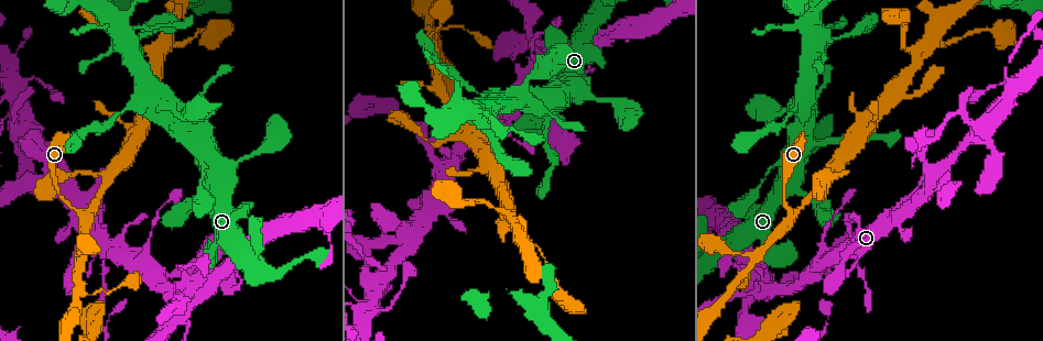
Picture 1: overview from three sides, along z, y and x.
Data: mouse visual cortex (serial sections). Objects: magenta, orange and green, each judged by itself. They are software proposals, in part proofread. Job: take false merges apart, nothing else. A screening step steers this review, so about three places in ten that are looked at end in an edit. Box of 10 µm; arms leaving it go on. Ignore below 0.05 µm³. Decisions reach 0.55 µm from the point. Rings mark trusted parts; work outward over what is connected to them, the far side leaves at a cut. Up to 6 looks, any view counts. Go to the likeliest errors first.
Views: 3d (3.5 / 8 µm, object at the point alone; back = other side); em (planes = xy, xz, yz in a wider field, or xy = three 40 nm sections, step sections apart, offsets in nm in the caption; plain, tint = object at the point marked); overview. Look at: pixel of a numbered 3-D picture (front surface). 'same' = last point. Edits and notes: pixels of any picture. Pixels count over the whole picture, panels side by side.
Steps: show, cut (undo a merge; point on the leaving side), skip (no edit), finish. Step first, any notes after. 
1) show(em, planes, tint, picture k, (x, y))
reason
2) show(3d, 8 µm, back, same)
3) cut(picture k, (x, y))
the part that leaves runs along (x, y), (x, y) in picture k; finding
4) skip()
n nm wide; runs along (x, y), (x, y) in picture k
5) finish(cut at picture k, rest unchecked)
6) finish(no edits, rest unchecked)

show(3d, 3.5 µm, picture 1, (962, 115))
sudden change in width

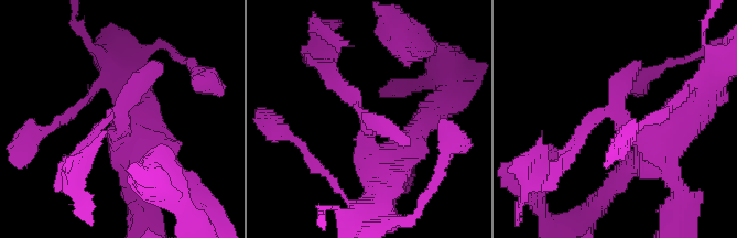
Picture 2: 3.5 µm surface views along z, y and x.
show(em, xy, step 1, tint, picture 2, (610, 116))

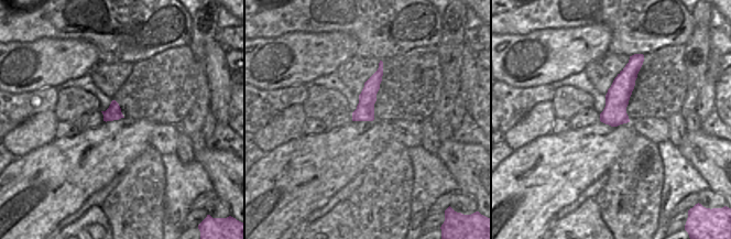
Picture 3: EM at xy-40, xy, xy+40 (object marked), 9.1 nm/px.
cut(picture 2, (586, 130))
the part that leaves runs along (624, 121), (589, 118), (559, 169) in picture 2; two cells meet here

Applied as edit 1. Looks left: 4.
show(3d, 3.5 µm, picture 1, (820, 248))
calibre changes

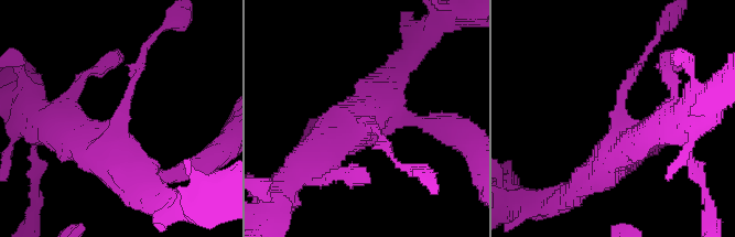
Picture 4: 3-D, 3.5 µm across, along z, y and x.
show(em, xy, step 3, tint, picture 4, (122, 121))

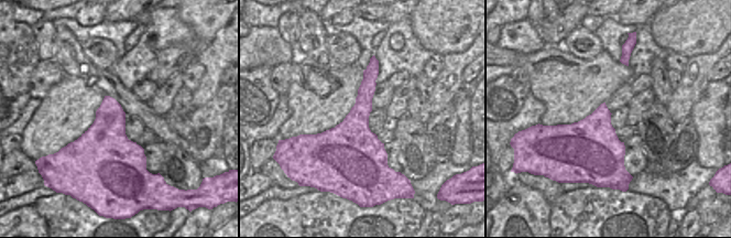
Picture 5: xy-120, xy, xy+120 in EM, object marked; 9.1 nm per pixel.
skip()
one cell here

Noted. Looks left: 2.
show(3d, 3.5 µm, picture 1, (137, 107))
sudden change in width

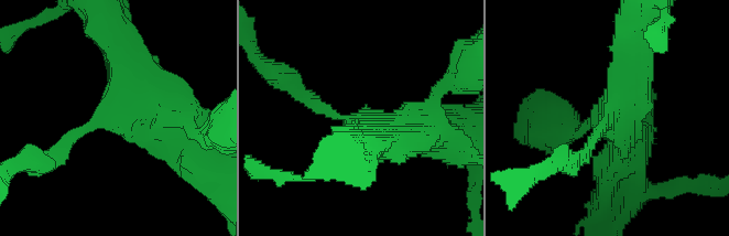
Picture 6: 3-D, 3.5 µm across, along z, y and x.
show(em, xy, step 3, tint, picture 6, (610, 123))
arms of 150, 600 nm

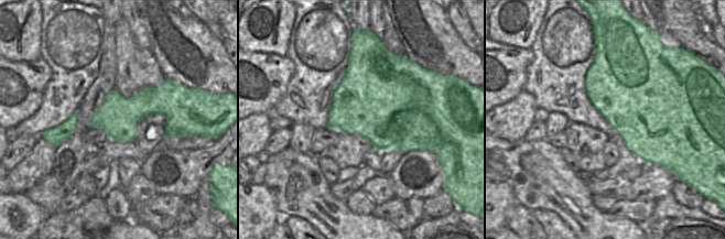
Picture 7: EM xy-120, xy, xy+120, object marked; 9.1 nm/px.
cut(picture 6, (65, 142))
the part that leaves runs along (95, 125), (47, 162), (20, 162) in picture 6; a second cell is stuck on

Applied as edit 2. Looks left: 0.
finish(cut at picture 2, cut at picture 6, rest unchecked)

